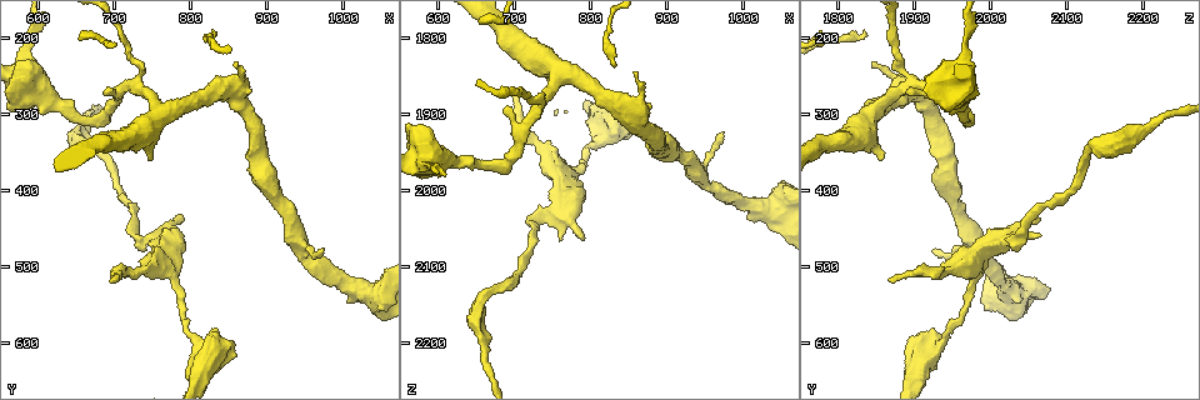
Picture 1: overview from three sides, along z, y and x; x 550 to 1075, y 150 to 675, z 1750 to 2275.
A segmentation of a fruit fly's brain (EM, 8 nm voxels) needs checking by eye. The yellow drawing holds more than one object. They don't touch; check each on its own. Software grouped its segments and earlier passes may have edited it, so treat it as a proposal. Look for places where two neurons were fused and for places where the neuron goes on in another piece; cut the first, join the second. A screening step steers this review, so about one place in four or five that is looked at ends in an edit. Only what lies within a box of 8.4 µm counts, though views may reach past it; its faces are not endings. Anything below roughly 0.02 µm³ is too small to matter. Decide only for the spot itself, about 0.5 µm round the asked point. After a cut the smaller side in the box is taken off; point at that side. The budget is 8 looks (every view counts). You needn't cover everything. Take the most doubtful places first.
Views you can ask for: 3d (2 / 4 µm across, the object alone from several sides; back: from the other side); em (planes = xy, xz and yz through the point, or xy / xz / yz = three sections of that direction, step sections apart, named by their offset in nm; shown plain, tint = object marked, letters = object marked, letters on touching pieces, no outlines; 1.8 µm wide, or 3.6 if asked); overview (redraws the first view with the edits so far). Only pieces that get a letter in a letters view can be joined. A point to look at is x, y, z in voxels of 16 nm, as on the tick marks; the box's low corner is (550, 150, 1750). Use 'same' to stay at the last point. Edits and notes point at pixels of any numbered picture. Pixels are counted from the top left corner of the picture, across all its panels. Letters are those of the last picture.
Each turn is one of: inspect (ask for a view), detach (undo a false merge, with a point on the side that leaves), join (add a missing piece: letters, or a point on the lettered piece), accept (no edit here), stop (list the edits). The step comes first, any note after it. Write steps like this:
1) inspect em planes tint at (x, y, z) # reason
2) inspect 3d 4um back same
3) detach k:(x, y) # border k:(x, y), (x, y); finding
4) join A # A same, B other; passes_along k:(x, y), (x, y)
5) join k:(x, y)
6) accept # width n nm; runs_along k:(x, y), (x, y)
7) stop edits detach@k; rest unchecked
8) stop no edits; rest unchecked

inspect 3d 4um at (705, 515, 1865) # tapers out

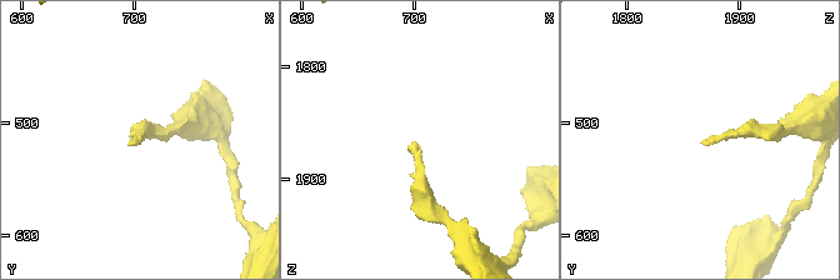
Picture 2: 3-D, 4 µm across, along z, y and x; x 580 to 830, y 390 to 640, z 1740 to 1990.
inspect em planes tint at (702, 518, 1866) # need the tissue

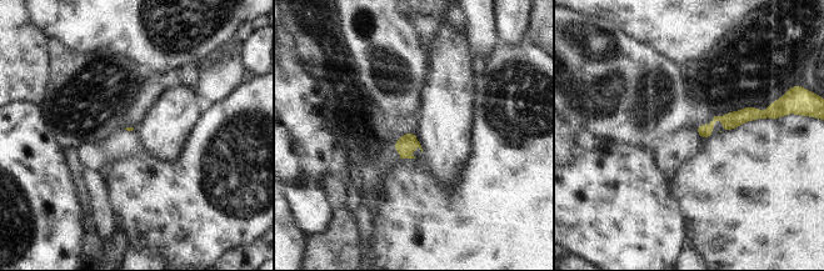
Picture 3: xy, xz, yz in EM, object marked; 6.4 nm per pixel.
inspect em planes letters same # see the neighbours

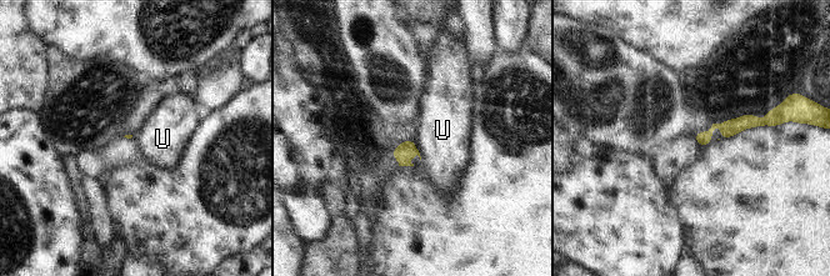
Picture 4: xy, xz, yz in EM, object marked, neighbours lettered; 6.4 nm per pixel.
accept # U other; border 4:(414, 140), (421, 159); none of them fits

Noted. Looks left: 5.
inspect em planes letters at (855, 235, 1845) # free end

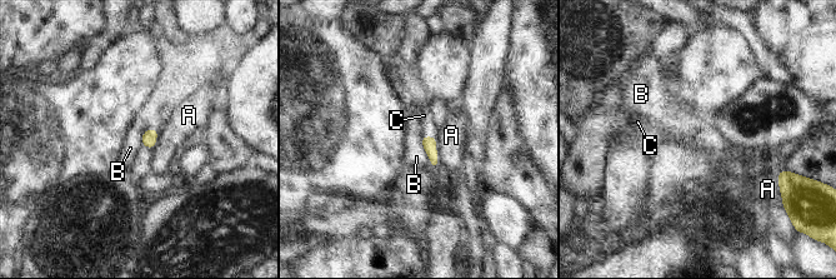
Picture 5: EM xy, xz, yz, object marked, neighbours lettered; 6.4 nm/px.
join C # A other, B other, C same; passes_along 5:(429, 143), (435, 139), (427, 128); it goes on there

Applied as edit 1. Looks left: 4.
inspect overview

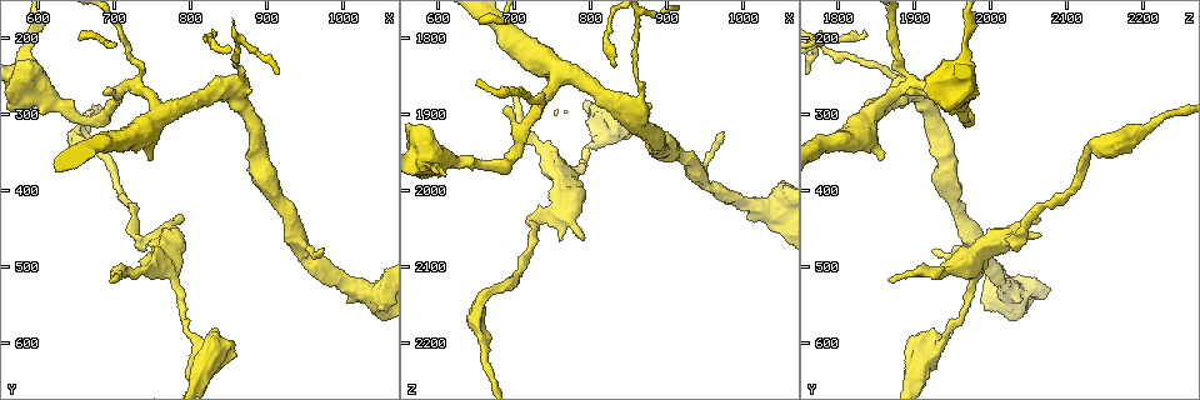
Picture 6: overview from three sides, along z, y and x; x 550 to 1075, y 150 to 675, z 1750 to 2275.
inspect em planes tint at (760, 460, 2060) # thick end

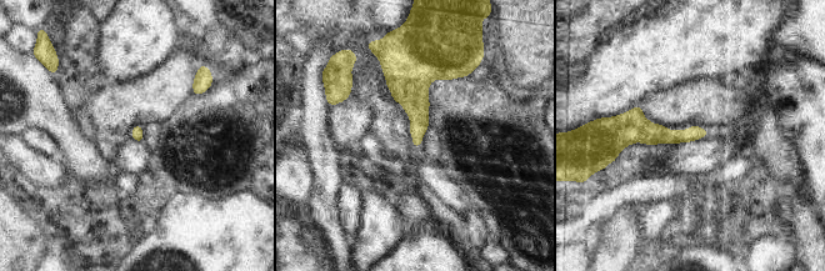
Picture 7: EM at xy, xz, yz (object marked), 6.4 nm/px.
inspect em planes letters same # see the neighbours

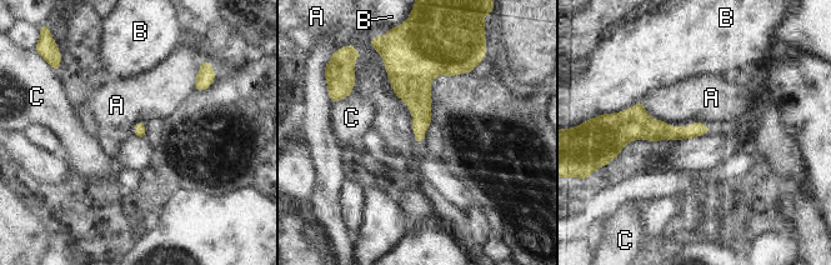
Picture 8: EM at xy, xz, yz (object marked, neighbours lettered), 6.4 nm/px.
accept # A other, B other, C other; runs_along 8:(622, 125), (665, 131), (707, 129); no lettered piece goes on from it

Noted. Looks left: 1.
stop edits join@5; rest unchecked

